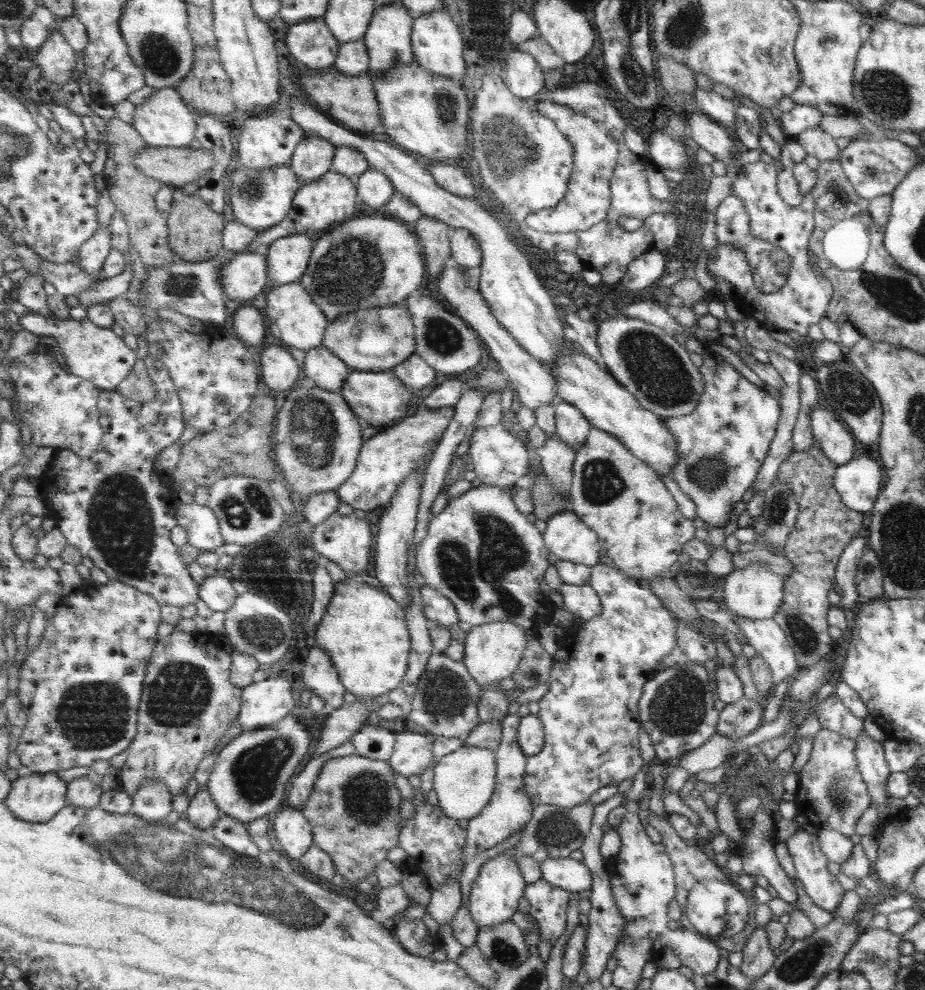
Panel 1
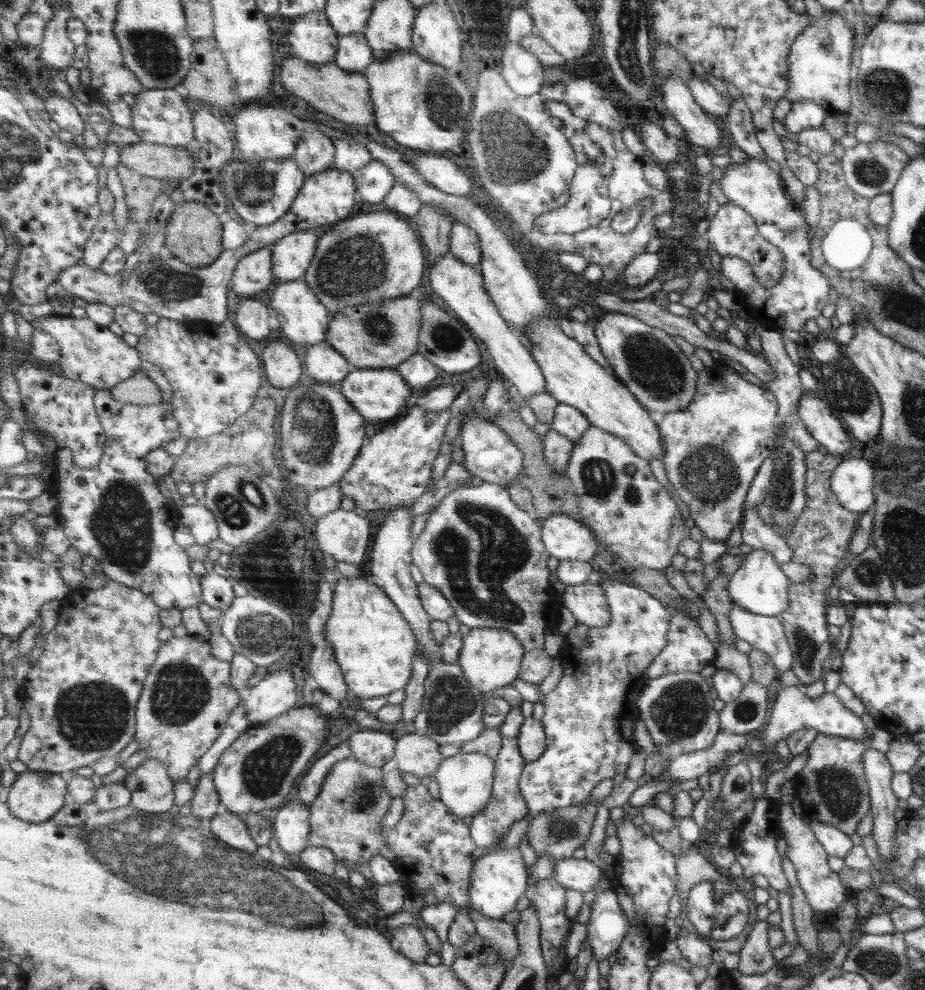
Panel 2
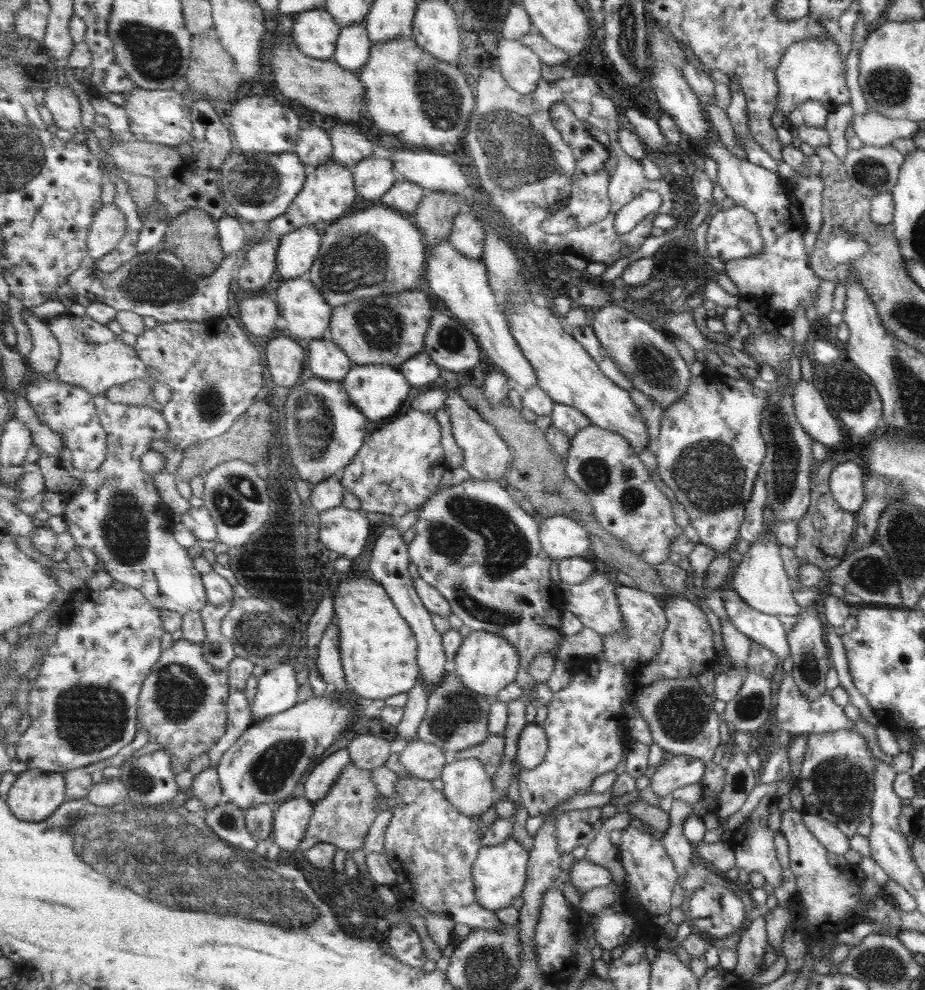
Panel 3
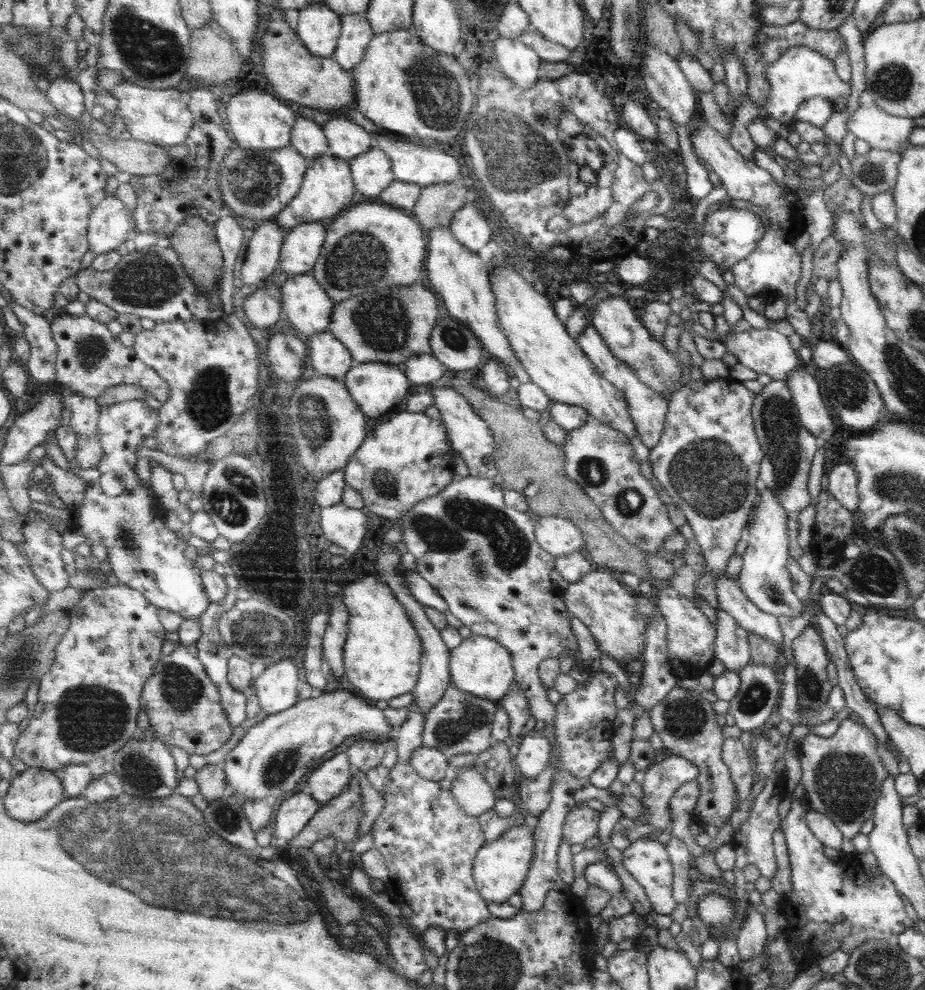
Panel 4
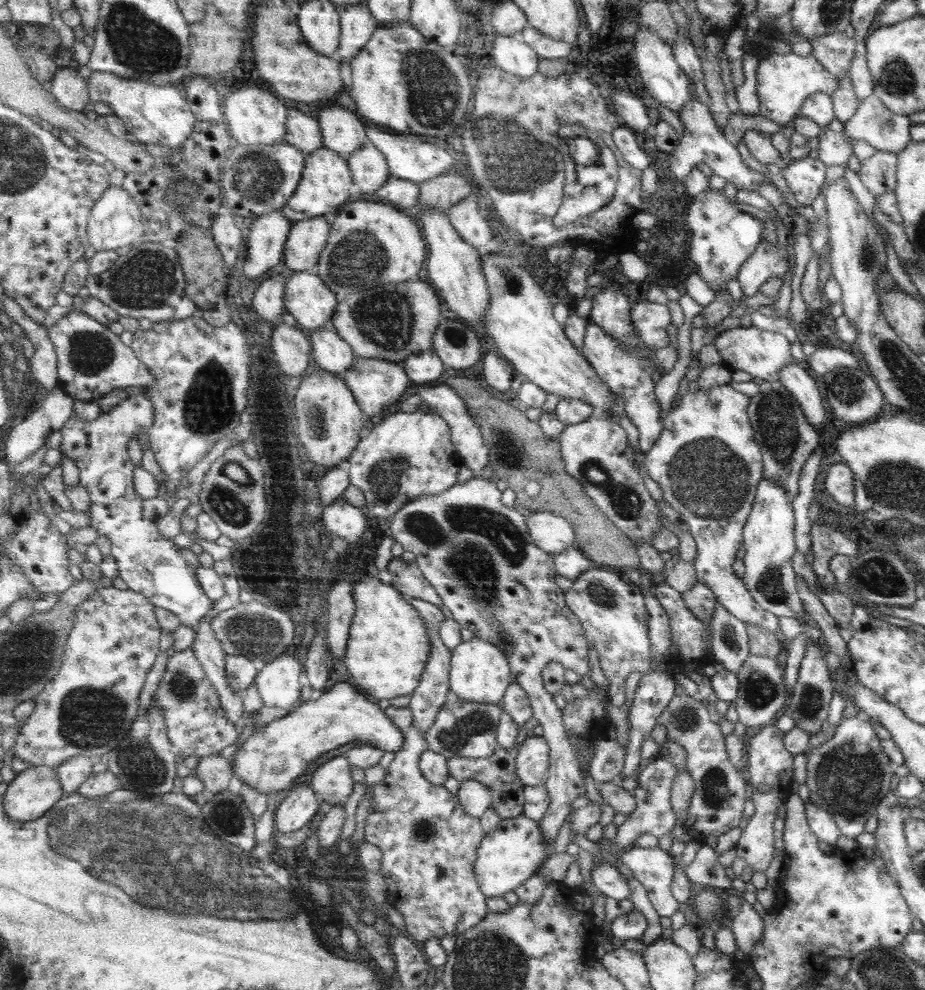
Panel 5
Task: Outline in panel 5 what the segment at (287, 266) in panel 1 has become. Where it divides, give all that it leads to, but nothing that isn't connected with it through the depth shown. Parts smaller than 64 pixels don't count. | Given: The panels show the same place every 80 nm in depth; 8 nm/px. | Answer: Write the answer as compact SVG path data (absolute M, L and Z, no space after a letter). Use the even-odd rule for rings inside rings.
M325 216L308 218L292 224L284 260L291 270L303 272L317 265L330 239L332 225Z

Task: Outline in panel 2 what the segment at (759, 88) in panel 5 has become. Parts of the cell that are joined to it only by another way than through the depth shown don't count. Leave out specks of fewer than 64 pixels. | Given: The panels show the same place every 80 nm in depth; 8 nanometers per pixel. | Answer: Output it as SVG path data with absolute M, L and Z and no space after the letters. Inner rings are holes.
M824 10L820 19L815 19L805 12L809 25L795 37L789 55L789 88L782 96L789 103L811 101L818 104L826 113L847 114L851 95L849 81L851 78L851 62L854 46L853 24L845 23L838 11Z

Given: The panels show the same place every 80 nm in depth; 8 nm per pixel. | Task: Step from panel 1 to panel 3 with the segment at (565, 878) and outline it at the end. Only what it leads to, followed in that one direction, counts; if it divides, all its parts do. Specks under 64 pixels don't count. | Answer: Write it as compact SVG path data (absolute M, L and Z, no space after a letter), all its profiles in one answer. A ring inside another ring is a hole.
M586 859L574 861L570 871L570 881L578 887L583 894L589 890L600 889L609 886L613 882L613 876L607 868L587 861Z

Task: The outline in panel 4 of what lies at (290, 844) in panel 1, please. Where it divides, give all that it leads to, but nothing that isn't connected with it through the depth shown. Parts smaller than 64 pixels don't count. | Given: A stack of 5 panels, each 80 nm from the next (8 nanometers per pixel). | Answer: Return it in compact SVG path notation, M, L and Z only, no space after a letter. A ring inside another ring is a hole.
M307 790L292 794L282 801L271 831L274 842L280 849L289 846L290 842L318 814L321 803Z

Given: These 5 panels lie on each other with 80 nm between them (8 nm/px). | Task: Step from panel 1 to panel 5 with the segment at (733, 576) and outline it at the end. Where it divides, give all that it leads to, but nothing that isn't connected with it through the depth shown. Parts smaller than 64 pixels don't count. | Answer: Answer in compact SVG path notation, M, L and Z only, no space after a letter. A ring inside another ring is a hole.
M762 480L758 484L754 506L747 516L743 532L745 555L742 561L745 571L742 581L761 608L773 613L775 617L786 617L789 621L804 618L804 610L796 591L796 575L791 567L791 557L796 549L793 534L789 498L775 481Z

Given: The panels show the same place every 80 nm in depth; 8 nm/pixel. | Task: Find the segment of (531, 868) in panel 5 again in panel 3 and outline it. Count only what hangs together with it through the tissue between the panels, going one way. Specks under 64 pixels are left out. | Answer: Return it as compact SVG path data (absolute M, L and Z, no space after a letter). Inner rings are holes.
M513 835L507 837L502 843L482 847L478 859L474 862L473 873L475 892L483 908L496 912L511 906L511 902L517 896L522 896L522 892L526 890L529 863L530 852Z

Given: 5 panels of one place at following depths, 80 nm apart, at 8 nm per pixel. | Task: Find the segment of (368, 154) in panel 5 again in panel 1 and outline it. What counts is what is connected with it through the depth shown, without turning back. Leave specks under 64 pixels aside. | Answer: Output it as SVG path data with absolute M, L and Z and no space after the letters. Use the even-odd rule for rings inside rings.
M371 167L365 174L357 178L356 184L359 187L364 207L381 208L381 206L386 206L397 191L394 182L391 182L385 173Z

